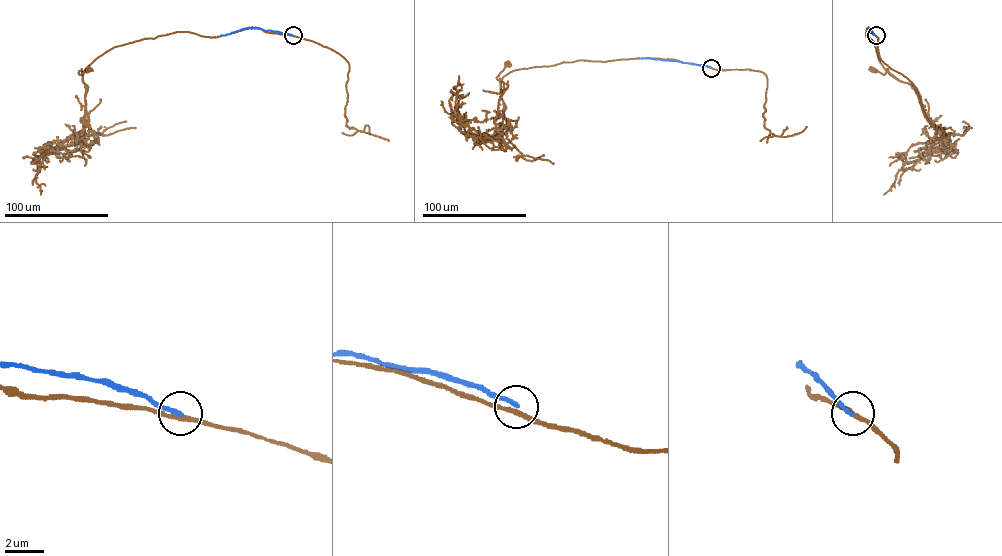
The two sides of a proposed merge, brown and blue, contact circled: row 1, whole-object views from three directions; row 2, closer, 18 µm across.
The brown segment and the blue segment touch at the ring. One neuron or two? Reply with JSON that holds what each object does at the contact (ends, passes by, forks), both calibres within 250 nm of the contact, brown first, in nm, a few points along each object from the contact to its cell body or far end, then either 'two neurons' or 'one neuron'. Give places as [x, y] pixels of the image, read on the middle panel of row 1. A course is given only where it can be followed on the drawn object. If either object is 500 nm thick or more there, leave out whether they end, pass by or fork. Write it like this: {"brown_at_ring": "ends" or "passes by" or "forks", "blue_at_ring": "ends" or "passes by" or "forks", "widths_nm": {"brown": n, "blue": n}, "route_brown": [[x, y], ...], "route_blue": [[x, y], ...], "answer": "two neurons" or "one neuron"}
{"brown_at_ring": "passes by", "blue_at_ring": "ends", "widths_nm": {"brown": 190, "blue": 200}, "route_brown": [[711, 68], [659, 58], [579, 60], [516, 70], [502, 78], [500, 87], [499, 78], [496, 77], [506, 64]], "route_blue": [[711, 68], [638, 57]], "answer": "two neurons"}

